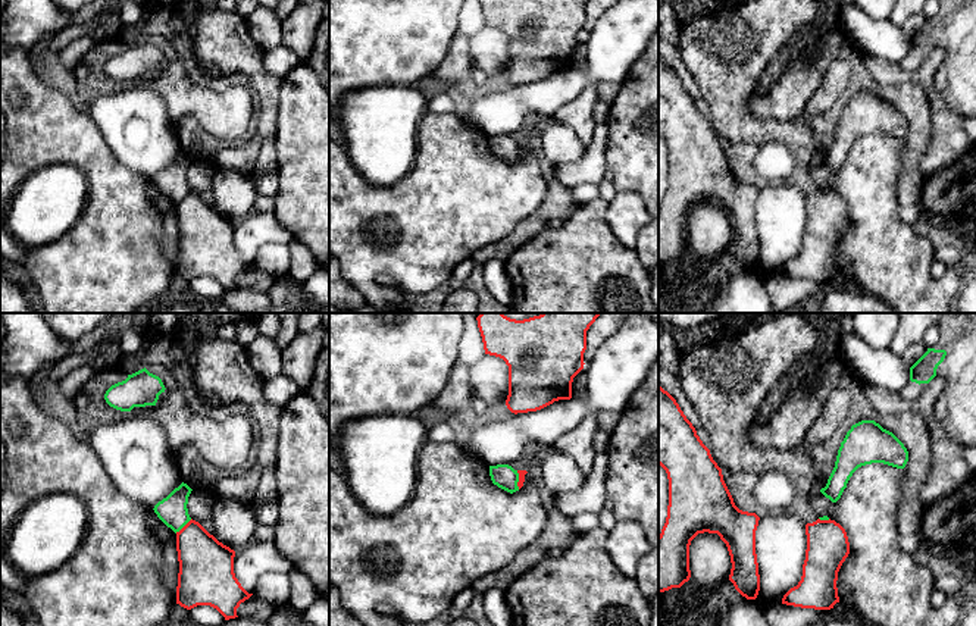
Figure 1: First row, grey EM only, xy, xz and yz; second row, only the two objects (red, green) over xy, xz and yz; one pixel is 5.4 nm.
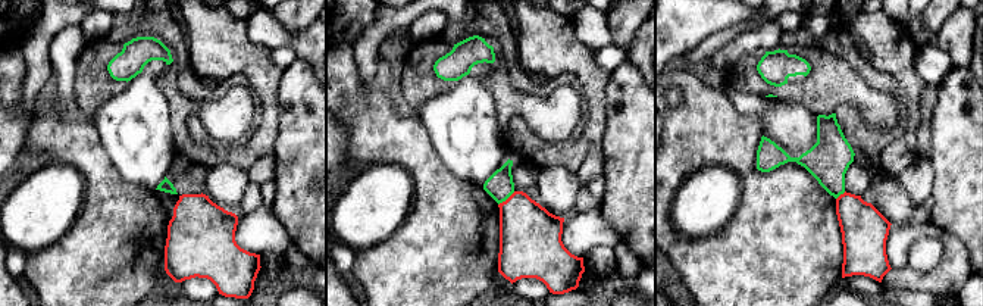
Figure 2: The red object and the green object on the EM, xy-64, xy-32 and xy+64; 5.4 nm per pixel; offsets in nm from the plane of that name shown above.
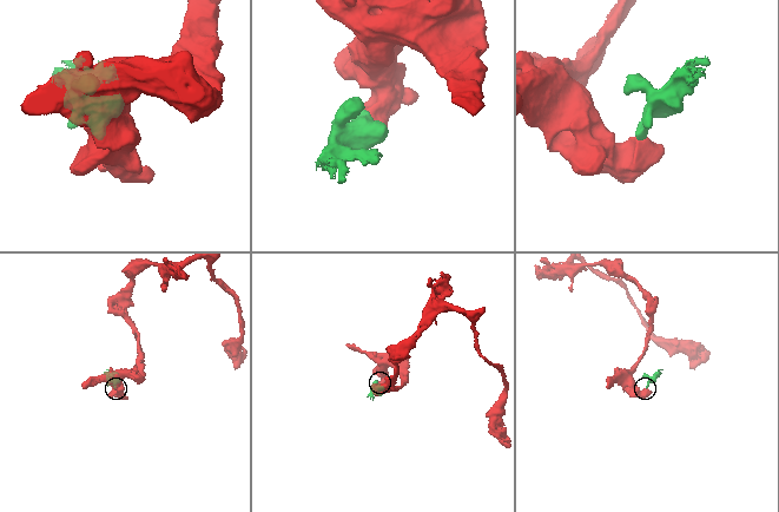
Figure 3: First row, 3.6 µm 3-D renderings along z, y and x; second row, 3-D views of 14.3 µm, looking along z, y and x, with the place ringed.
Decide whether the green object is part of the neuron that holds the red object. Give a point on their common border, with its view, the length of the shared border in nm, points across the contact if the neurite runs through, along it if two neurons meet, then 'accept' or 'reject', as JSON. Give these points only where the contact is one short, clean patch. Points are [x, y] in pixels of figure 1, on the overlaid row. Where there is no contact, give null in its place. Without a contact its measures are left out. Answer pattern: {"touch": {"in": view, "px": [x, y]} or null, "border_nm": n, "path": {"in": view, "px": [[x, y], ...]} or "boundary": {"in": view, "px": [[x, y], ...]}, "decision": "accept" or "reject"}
{"touch": {"in": "xy", "px": [184, 526]}, "border_nm": 120, "boundary": {"in": "xy", "px": [[191, 519], [175, 532]]}, "decision": "reject"}

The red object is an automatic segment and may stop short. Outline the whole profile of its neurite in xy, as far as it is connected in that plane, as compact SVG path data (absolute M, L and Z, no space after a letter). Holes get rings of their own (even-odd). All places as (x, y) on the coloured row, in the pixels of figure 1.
M193 519L176 532L176 551L176 604L187 610L210 605L225 620L238 617L237 608L253 594L248 594L235 578L235 551Z

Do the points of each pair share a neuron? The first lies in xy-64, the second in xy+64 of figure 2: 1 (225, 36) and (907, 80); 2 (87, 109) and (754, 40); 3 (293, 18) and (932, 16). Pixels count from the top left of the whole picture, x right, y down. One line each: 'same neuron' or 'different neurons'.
1: same neuron
2: different neurons
3: different neurons

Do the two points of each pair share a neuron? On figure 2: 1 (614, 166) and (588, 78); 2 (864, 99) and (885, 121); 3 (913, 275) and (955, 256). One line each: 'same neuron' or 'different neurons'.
1: different neurons
2: same neuron
3: same neuron

